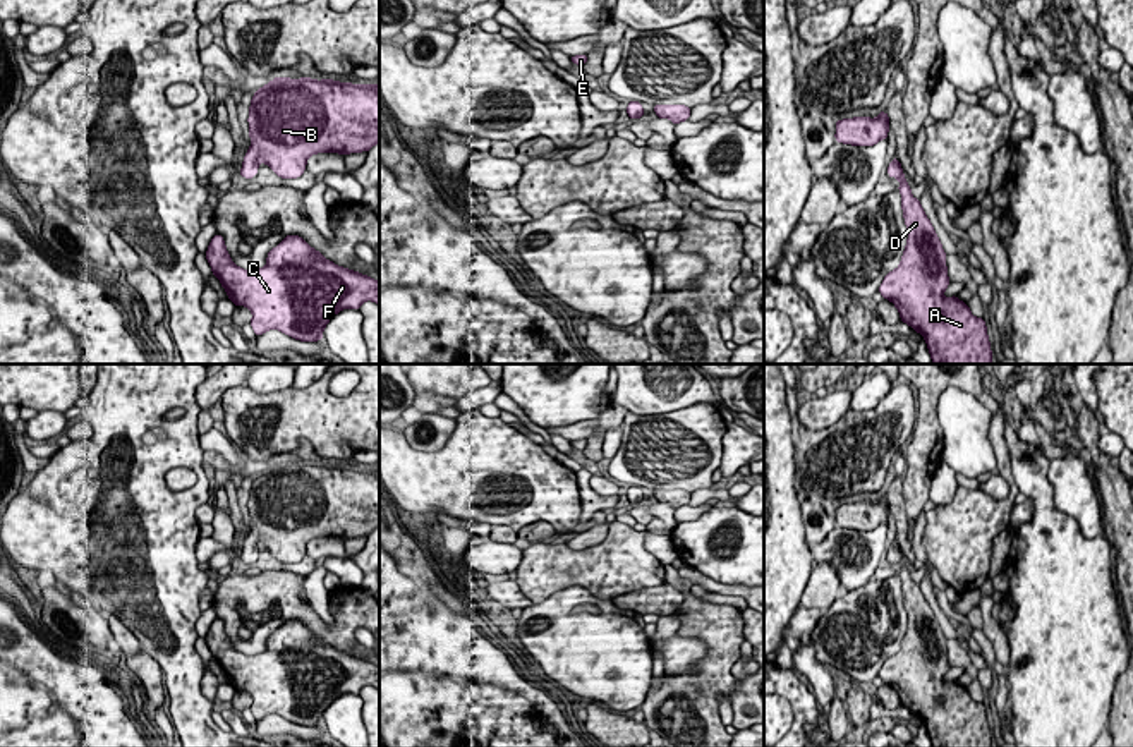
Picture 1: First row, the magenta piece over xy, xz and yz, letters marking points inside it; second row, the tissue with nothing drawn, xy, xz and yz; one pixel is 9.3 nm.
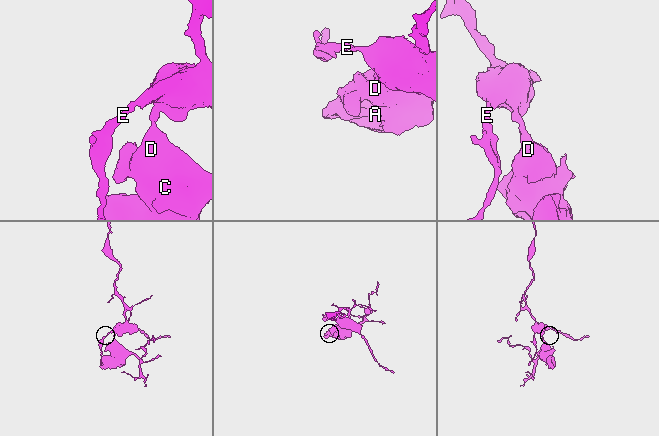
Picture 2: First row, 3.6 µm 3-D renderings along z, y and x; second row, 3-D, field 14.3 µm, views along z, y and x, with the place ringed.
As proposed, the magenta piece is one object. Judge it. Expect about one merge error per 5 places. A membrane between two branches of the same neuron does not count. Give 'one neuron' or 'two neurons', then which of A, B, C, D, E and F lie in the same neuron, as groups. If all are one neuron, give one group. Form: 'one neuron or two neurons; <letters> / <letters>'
one neuron; A B C D E F

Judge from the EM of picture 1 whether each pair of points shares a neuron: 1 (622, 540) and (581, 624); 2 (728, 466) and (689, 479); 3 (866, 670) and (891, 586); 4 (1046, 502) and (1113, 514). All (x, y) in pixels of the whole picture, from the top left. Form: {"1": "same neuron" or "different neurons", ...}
{"1": "different neurons", "2": "different neurons", "3": "same neuron", "4": "different neurons"}

